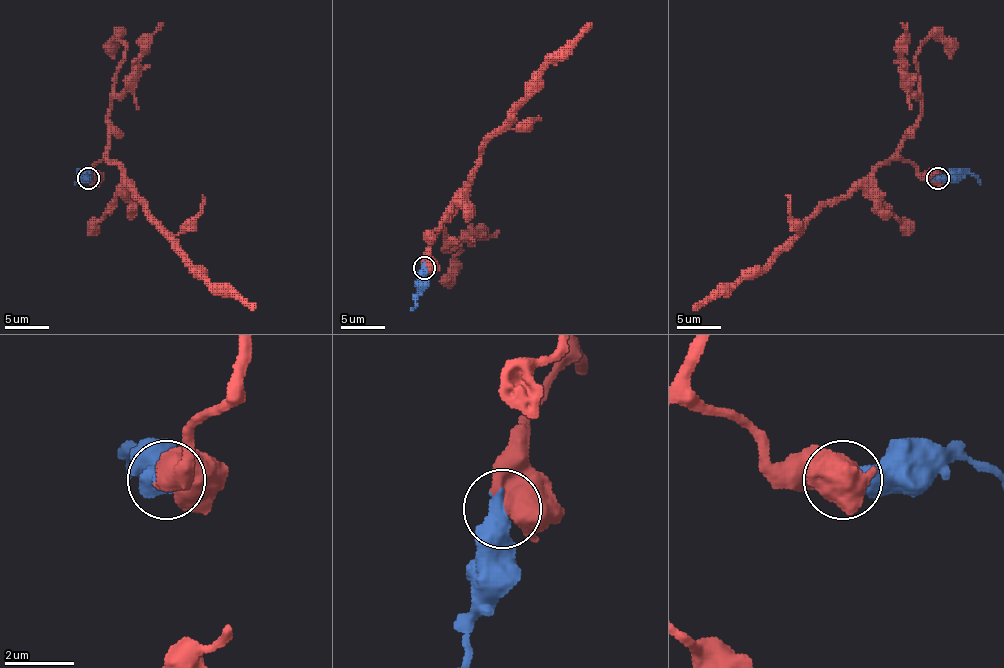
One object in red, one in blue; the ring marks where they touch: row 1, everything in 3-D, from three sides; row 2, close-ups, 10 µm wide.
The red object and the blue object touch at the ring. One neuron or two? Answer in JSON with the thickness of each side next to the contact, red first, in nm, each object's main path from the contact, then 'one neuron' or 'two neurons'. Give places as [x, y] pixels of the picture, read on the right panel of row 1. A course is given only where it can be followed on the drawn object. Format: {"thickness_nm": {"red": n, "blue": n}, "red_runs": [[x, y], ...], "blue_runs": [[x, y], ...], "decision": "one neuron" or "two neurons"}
{"thickness_nm": {"red": 850, "blue": 600}, "red_runs": [[936, 178], [903, 160], [883, 162], [830, 200], [761, 268], [722, 283], [693, 308]], "blue_runs": [[938, 178], [960, 178], [969, 173], [980, 184]], "decision": "one neuron"}

